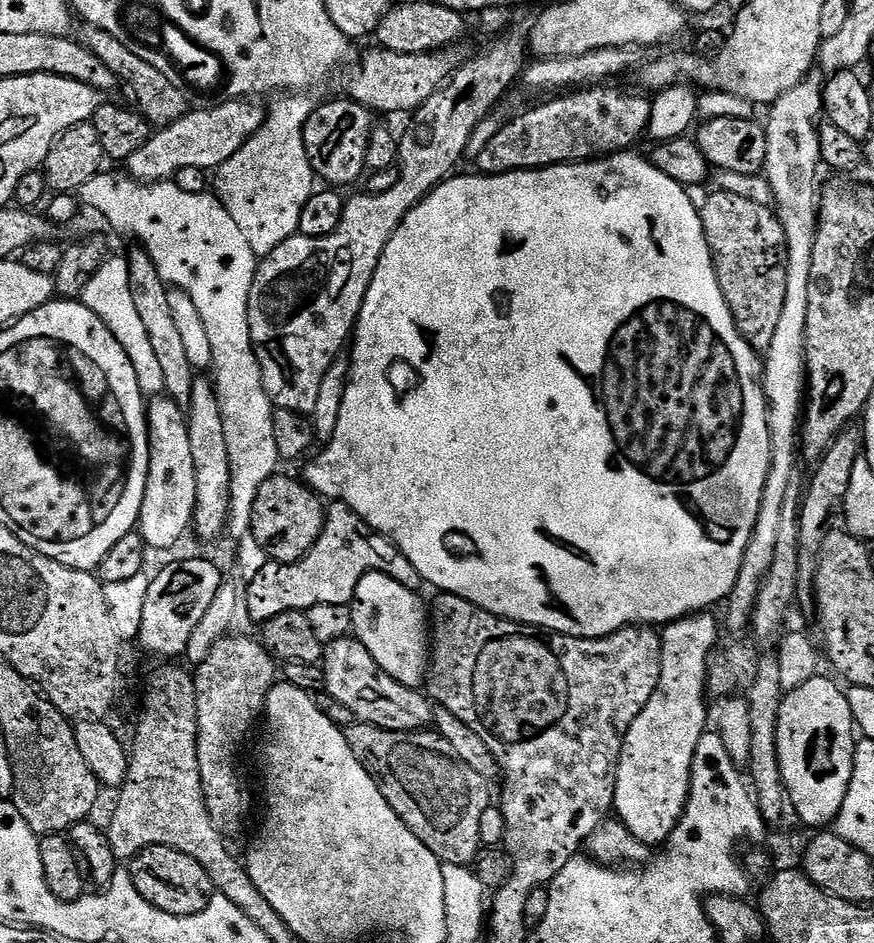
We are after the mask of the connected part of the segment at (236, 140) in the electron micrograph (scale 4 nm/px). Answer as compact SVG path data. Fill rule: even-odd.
M237 98L213 103L212 108L189 110L182 119L173 124L163 125L153 131L152 137L142 146L142 150L134 150L132 157L126 161L131 179L137 182L168 182L175 177L178 170L186 170L186 166L194 166L205 170L215 170L226 163L256 131L266 119L266 108L255 104L252 98Z

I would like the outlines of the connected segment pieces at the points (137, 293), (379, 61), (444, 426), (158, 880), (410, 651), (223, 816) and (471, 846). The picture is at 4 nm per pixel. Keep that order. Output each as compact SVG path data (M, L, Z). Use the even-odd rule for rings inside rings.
M134 246L130 254L127 253L128 269L130 270L131 290L134 294L134 306L141 315L142 323L153 343L153 349L161 363L162 374L165 375L165 393L169 399L175 401L180 407L186 408L190 402L190 394L193 392L193 382L196 372L186 355L183 341L179 335L179 329L175 327L173 315L171 315L170 298L167 281L161 278L154 260L147 251L139 246Z
M372 46L372 49L360 60L360 68L356 68L348 76L347 95L372 109L373 113L380 112L408 112L415 113L417 108L423 106L439 88L447 84L453 72L458 67L455 51L445 50L442 52L423 52L422 54L398 54L379 46Z
M625 150L625 151L623 151L623 152L613 152L613 153L612 153L612 155L611 155L611 156L606 156L606 157L603 157L603 158L593 158L593 159L590 159L590 160L585 160L585 161L583 161L583 162L577 162L577 163L575 163L575 164L555 164L555 165L554 165L554 166L550 166L550 167L549 167L549 168L525 168L525 169L524 169L524 171L522 171L522 172L503 172L503 173L502 173L502 174L498 174L498 175L497 175L497 176L493 176L493 175L491 175L491 174L475 174L475 175L476 175L476 176L460 176L460 175L461 175L461 174L456 174L456 175L453 175L453 176L452 176L452 177L451 177L451 178L449 178L449 179L447 179L447 180L443 180L443 182L442 182L442 183L440 183L440 185L439 185L439 186L438 186L438 187L436 187L436 189L435 189L435 190L434 190L434 191L433 191L433 192L429 192L429 193L428 193L428 195L427 195L427 196L425 196L425 198L424 198L424 200L423 200L423 201L422 201L422 202L418 202L418 206L414 206L414 207L413 207L413 208L412 208L412 209L411 209L411 210L410 210L410 214L406 214L406 218L405 218L405 219L404 219L404 221L402 221L402 222L401 222L401 224L400 224L400 225L399 225L399 226L398 226L398 230L394 230L394 234L393 234L393 235L392 235L392 237L391 237L391 238L390 238L390 242L386 242L386 250L385 250L385 251L384 251L384 253L383 253L383 254L382 254L382 258L381 258L381 259L380 259L380 261L379 261L379 262L378 262L378 266L377 266L377 267L376 267L376 269L375 269L375 270L374 270L374 278L373 278L373 279L372 279L372 281L371 281L371 282L370 282L370 286L369 286L369 287L368 287L368 289L367 289L367 290L366 290L366 298L365 298L365 299L364 299L364 301L363 301L363 302L362 302L362 310L361 310L361 311L360 311L360 317L359 317L359 318L357 318L357 320L356 320L356 327L355 327L355 329L354 329L354 335L353 335L353 336L352 336L352 337L351 337L351 340L350 340L350 352L351 352L351 348L352 348L352 356L351 356L351 355L350 355L350 371L349 371L349 374L348 374L348 385L347 385L347 386L346 386L346 394L345 394L345 395L344 395L344 397L343 397L343 398L342 398L342 411L340 411L340 413L338 413L338 430L334 430L334 438L333 438L333 439L332 439L332 440L329 440L329 441L327 441L327 444L326 444L326 447L325 447L325 448L328 448L328 449L326 449L326 450L325 450L325 452L324 452L324 453L322 453L322 454L321 454L321 456L320 456L320 457L318 457L318 458L317 458L317 460L316 460L316 461L314 461L314 462L313 462L313 464L312 464L312 465L310 465L310 466L309 466L309 468L308 468L308 469L306 469L306 470L305 470L305 472L304 472L304 476L305 476L305 477L304 477L304 476L303 476L303 479L304 479L304 480L305 480L305 481L306 481L306 483L307 483L307 485L308 485L308 487L309 487L309 488L311 488L311 489L312 489L312 491L313 491L313 492L315 492L315 493L317 493L317 494L319 494L319 495L320 495L320 496L321 496L321 497L324 497L324 498L327 498L327 499L328 499L328 500L329 500L329 501L332 501L332 502L339 502L339 503L341 503L341 504L345 504L345 505L346 505L346 506L350 506L350 507L351 507L351 508L353 508L353 510L355 510L355 511L356 511L356 513L358 513L358 514L359 514L359 516L361 516L361 517L362 517L362 519L363 519L363 520L365 520L365 522L367 522L367 523L368 523L368 525L370 525L370 527L371 527L371 528L372 528L372 529L373 529L373 530L374 530L374 531L376 531L376 532L381 532L381 533L382 533L382 535L384 535L384 536L385 536L385 538L387 538L387 539L388 539L388 540L393 540L393 541L394 541L394 543L395 543L395 544L396 544L396 545L397 545L397 546L398 546L398 550L402 550L402 554L406 554L406 558L410 558L410 562L414 562L414 570L418 570L418 574L422 574L422 578L426 578L426 582L434 582L434 586L435 586L435 587L436 587L436 589L437 589L437 590L439 590L439 591L440 591L440 592L441 592L441 593L446 593L446 592L449 592L449 593L450 593L450 594L454 594L454 595L455 595L455 596L457 596L457 597L458 597L458 598L462 598L462 599L463 599L463 600L465 600L465 601L466 601L466 602L470 602L470 603L471 603L471 604L473 604L473 605L474 605L474 606L478 606L478 607L479 607L479 608L481 608L481 609L482 609L482 610L486 610L486 611L487 611L487 612L489 612L489 613L490 613L490 614L494 614L494 615L495 615L495 616L501 616L501 618L502 618L502 619L504 619L504 620L512 620L512 621L514 621L514 623L515 623L515 624L531 624L531 625L532 625L532 627L533 627L533 628L543 628L543 629L545 629L545 630L547 630L547 631L549 631L549 632L561 632L561 633L562 633L562 634L566 634L566 635L567 635L567 636L577 636L577 637L578 637L578 638L602 638L602 637L603 637L603 636L609 636L609 635L610 635L610 634L614 634L614 633L615 633L615 632L617 632L617 631L618 631L618 629L620 629L620 628L627 628L627 627L629 627L629 626L663 626L663 625L665 625L665 624L671 624L671 623L672 623L672 621L674 621L674 620L680 620L680 619L681 619L681 618L682 618L682 617L683 617L683 616L690 616L690 615L693 615L693 614L695 614L695 613L698 613L698 612L702 612L702 611L705 611L705 610L708 610L708 609L711 609L711 608L712 608L712 607L713 607L713 606L712 606L712 605L711 605L711 604L716 604L716 603L718 603L718 602L719 602L719 600L720 600L720 603L721 603L721 602L724 602L724 601L727 601L727 599L728 599L728 595L729 595L729 594L730 594L730 593L732 593L732 591L733 591L733 590L734 590L734 582L735 582L735 581L736 581L736 579L737 579L737 578L738 578L738 574L739 574L739 573L740 573L740 571L741 571L741 570L742 570L742 562L743 562L743 561L744 561L744 555L745 555L745 554L746 554L746 548L747 548L747 546L748 546L748 543L749 543L749 542L750 542L750 536L751 536L751 535L752 535L752 534L754 534L754 524L755 524L755 523L756 523L756 522L758 522L758 512L759 512L759 511L760 511L760 510L762 510L762 496L763 496L763 494L764 494L764 491L765 491L765 490L766 490L766 482L767 482L767 481L768 481L768 475L769 475L769 474L770 474L770 426L769 426L769 425L768 425L768 399L767 399L767 398L766 398L766 394L765 394L765 393L764 393L764 362L763 362L763 359L762 359L762 356L761 356L761 353L760 353L760 352L759 352L759 351L757 351L757 349L755 349L755 348L753 348L753 347L752 347L752 343L750 343L750 341L748 341L748 340L747 340L747 339L746 339L746 338L745 338L745 337L744 337L744 336L741 336L741 335L740 335L740 331L739 331L739 330L737 330L737 328L736 328L736 319L735 319L735 318L734 318L734 314L733 314L733 313L732 313L732 311L731 311L731 310L730 310L730 306L729 306L729 305L728 305L728 303L727 303L727 302L726 302L726 298L725 298L725 297L724 297L724 291L723 291L723 290L722 290L722 286L721 286L721 285L720 285L720 283L719 283L719 282L718 282L718 274L717 274L717 273L716 273L716 263L714 263L714 261L712 261L712 251L711 251L711 250L710 250L710 246L709 246L709 245L708 245L708 239L707 239L707 238L706 238L706 234L705 234L705 233L704 233L704 227L703 227L703 226L702 226L702 218L701 218L701 217L700 217L700 208L699 208L699 207L698 207L698 204L695 204L695 202L694 202L694 201L692 201L692 200L691 200L691 198L690 198L690 197L688 197L688 192L689 192L689 189L688 189L688 188L687 188L687 187L685 187L685 185L683 185L683 184L679 184L679 183L678 183L678 182L674 182L674 178L670 178L670 177L669 177L669 176L668 176L668 175L667 175L667 174L665 174L665 173L664 173L664 172L663 172L663 171L662 171L662 170L658 170L658 169L657 169L657 168L655 168L655 166L654 166L654 165L652 165L652 162L651 162L651 159L649 159L649 157L648 157L648 156L647 156L647 155L644 155L644 156L639 156L639 154L638 154L638 153L636 153L636 150Z
M150 846L142 850L130 861L130 871L138 892L148 902L158 906L158 910L166 910L166 914L193 916L206 910L214 895L210 874L194 858L170 846Z
M371 572L358 582L351 610L355 639L370 650L377 666L402 686L419 689L430 671L430 616L425 601L406 590L402 582Z
M229 634L216 643L214 650L210 650L208 657L198 665L194 679L198 694L198 768L202 774L204 797L216 825L225 833L231 834L239 830L240 823L248 812L248 803L252 800L247 786L240 781L236 755L247 742L252 727L255 724L257 727L258 721L264 715L268 691L278 680L278 664L259 639Z
M357 722L346 728L346 735L350 750L361 766L372 775L373 782L394 810L394 814L402 818L407 828L440 859L441 864L471 865L482 851L480 831L482 814L490 807L489 781L484 780L482 774L470 770L470 766L466 766L466 762L458 758L454 746L450 746L450 742L446 742L446 738L436 730L395 732Z

